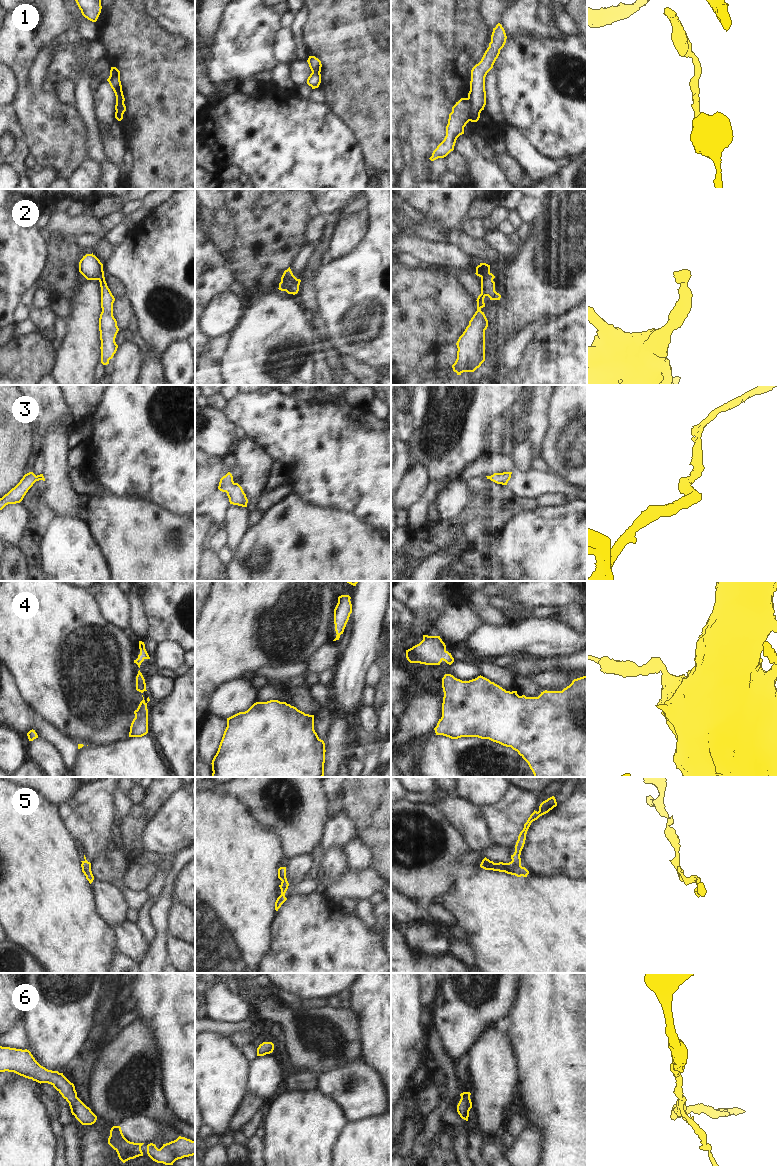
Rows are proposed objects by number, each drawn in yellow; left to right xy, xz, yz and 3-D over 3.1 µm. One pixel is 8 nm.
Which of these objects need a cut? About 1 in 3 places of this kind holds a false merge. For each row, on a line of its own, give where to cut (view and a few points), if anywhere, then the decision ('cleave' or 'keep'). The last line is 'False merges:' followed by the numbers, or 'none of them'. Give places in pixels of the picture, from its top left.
1: cut yz (467, 98), (470, 104), (470, 120); cleave
2: cut none; keep
3: cut none; keep
4: cut none; keep
5: cut none; keep
6: cut none; keep
False merges: 1

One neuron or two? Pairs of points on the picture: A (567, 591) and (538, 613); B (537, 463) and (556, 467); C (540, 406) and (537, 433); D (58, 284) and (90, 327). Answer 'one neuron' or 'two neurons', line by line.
A: two neurons
B: two neurons
C: one neuron
D: two neurons

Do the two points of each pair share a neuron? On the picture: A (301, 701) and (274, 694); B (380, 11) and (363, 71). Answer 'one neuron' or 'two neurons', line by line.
A: one neuron
B: two neurons

